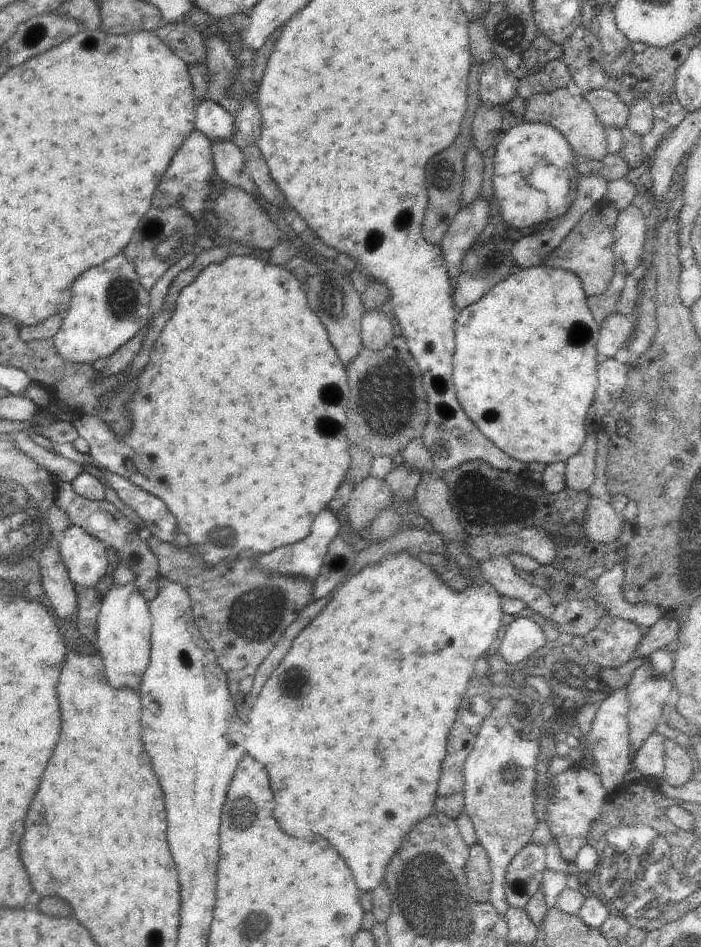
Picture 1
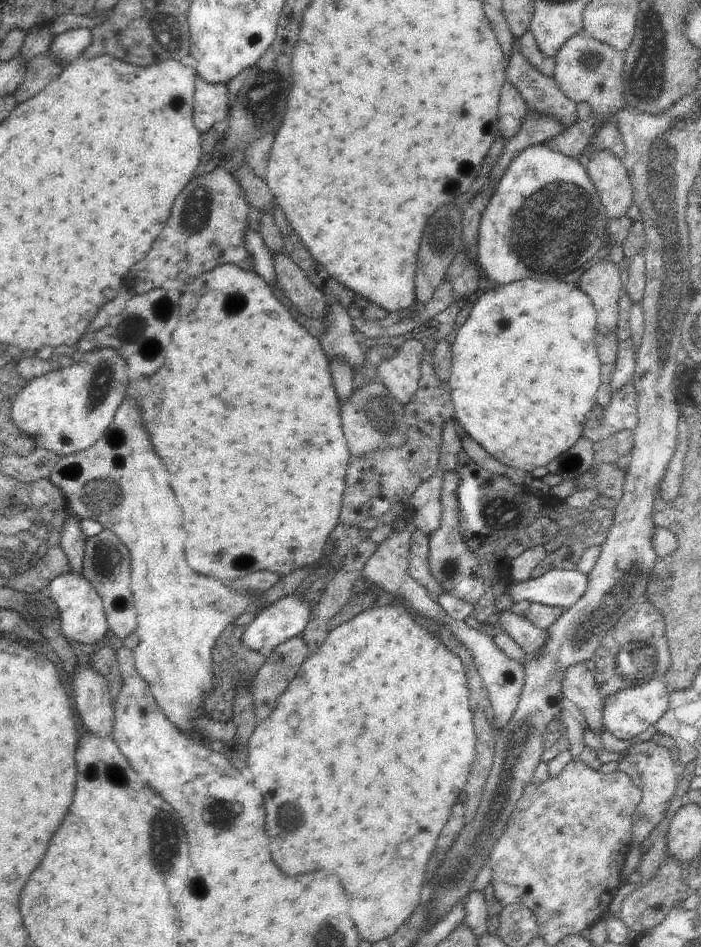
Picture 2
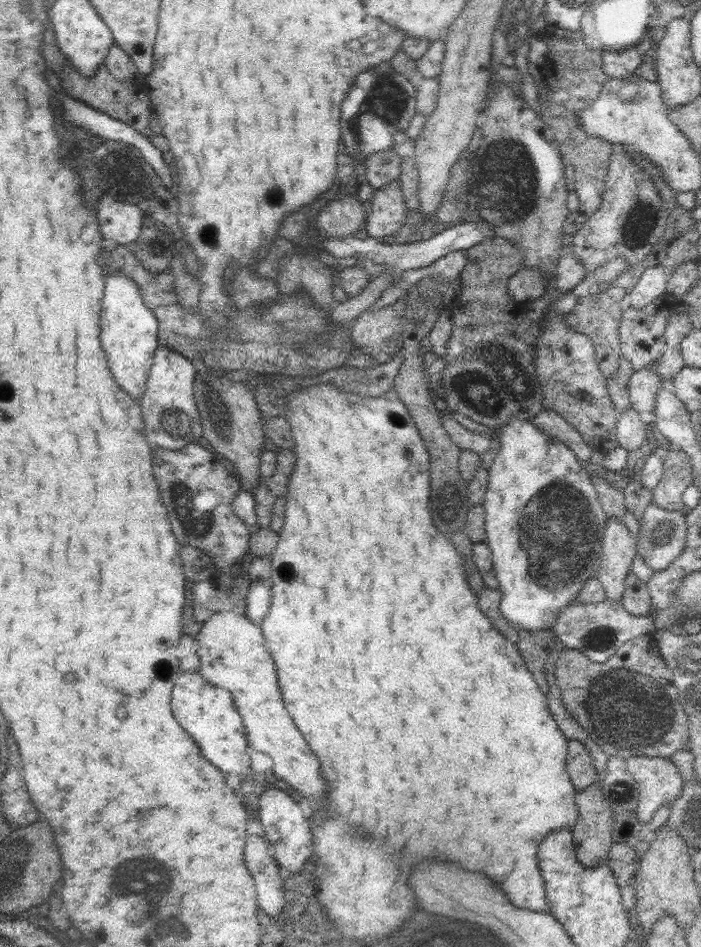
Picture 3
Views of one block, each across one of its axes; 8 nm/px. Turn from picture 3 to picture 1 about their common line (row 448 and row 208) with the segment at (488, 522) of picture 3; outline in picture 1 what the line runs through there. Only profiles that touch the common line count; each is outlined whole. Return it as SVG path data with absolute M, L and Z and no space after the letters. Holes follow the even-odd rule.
M523 122L497 138L493 156L495 210L509 228L525 230L563 218L577 196L577 184L553 184L553 172L573 168L575 152L559 130L549 124Z

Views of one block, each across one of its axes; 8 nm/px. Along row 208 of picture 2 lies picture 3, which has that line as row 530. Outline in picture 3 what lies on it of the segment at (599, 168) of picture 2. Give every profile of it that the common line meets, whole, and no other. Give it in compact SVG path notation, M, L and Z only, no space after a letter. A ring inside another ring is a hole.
M607 516L601 552L601 564L595 576L605 588L605 600L621 602L629 566L637 556L637 538L617 518Z

